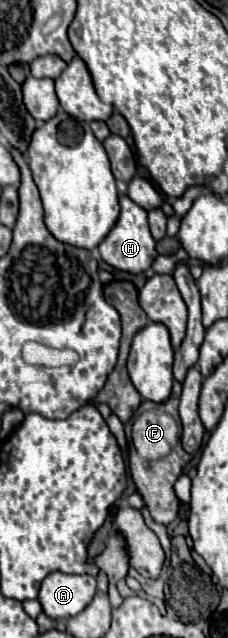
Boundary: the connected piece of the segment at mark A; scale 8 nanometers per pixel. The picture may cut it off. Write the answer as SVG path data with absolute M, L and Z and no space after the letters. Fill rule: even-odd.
M53 572L39 590L43 612L51 620L67 620L77 616L95 596L95 578L87 574Z

